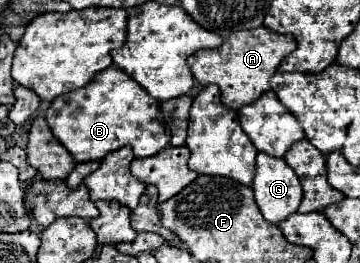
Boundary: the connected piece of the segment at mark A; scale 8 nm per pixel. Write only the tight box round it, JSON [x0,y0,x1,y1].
[189,26,295,110]

